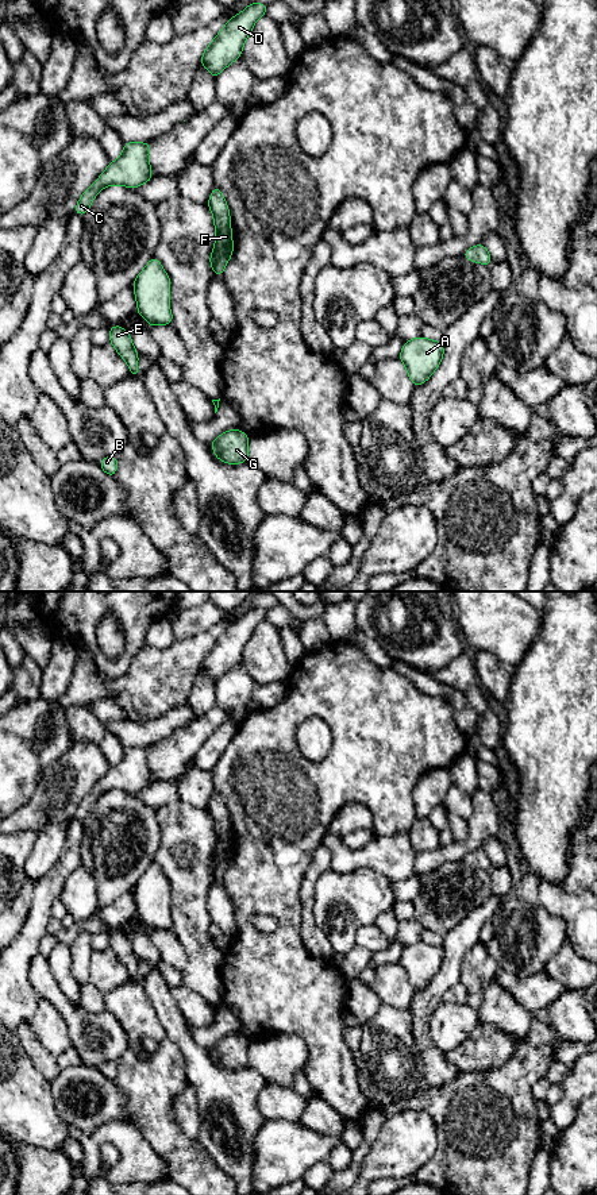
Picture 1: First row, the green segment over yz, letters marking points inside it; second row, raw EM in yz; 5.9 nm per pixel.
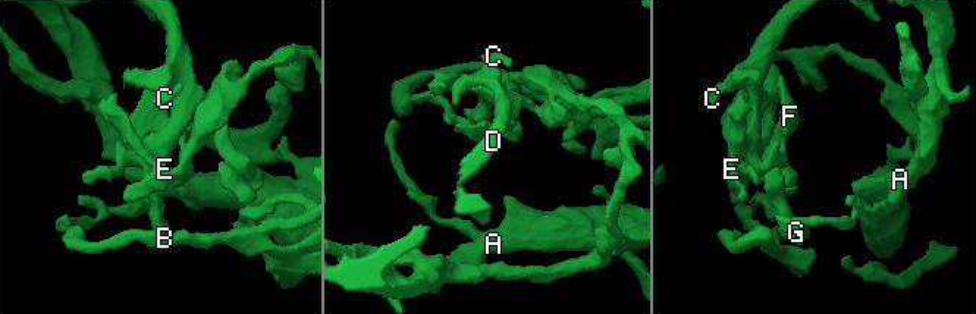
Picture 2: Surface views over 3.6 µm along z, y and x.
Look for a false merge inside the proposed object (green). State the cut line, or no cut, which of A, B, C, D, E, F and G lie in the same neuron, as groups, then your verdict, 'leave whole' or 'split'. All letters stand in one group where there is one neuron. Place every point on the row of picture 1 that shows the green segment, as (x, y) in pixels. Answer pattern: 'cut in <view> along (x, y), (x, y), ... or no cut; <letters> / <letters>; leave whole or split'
cut in yz along (214, 247), (216, 262), (212, 269); A B C D F G / E; split

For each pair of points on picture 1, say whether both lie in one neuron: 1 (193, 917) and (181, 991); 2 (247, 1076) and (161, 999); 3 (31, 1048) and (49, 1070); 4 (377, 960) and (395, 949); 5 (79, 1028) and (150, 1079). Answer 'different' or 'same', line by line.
1: different
2: same
3: same
4: same
5: different

